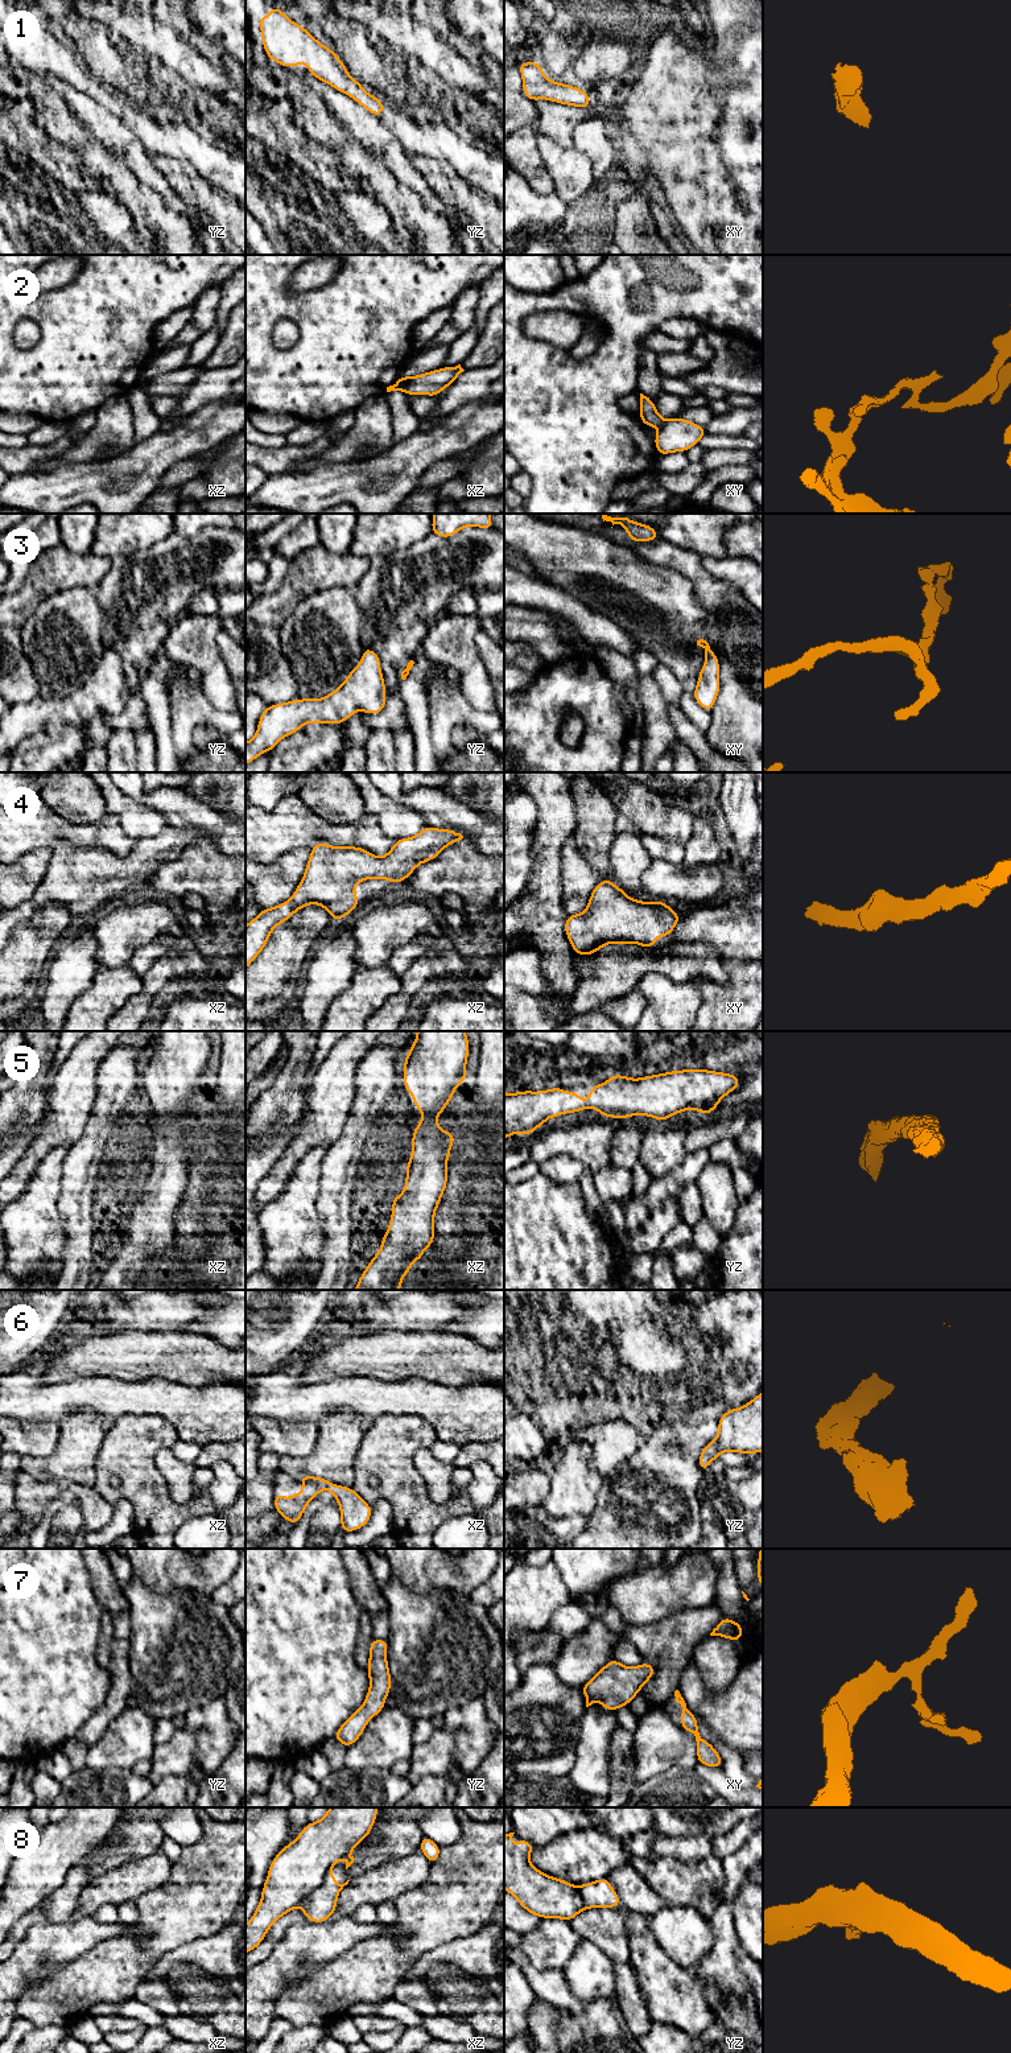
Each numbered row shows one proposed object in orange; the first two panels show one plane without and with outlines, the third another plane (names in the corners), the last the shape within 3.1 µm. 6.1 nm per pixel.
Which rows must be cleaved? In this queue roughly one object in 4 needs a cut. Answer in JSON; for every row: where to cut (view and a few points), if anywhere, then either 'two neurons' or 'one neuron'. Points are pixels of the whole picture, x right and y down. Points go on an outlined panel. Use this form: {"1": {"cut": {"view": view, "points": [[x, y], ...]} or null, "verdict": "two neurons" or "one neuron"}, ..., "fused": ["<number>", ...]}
{"1": {"cut": null, "verdict": "one neuron"}, "2": {"cut": {"view": "xz", "points": [[407, 378], [401, 390]]}, "verdict": "two neurons"}, "3": {"cut": null, "verdict": "one neuron"}, "4": {"cut": null, "verdict": "one neuron"}, "5": {"cut": null, "verdict": "one neuron"}, "6": {"cut": null, "verdict": "one neuron"}, "7": {"cut": null, "verdict": "one neuron"}, "8": {"cut": null, "verdict": "one neuron"}, "fused": ["2"]}

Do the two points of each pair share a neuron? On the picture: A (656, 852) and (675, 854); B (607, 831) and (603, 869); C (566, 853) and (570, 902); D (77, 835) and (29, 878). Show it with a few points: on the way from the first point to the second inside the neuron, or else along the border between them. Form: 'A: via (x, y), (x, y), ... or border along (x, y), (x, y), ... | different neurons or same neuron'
A: via (660, 852), (671, 852) | same neuron
B: via (602, 840), (602, 860) | same neuron
C: via (570, 865), (570, 890) | same neuron
D: border along (50, 848), (33, 848), (19, 857) | different neurons

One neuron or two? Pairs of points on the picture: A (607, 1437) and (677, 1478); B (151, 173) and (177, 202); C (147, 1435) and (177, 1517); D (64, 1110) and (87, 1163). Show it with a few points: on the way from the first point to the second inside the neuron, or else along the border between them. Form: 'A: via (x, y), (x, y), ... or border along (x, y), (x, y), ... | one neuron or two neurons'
A: border along (640, 1445), (632, 1459) | two neurons
B: via (155, 180), (170, 196) | one neuron
C: via (145, 1455), (145, 1485), (157, 1497) | one neuron
D: border along (89, 1112), (81, 1137), (70, 1147) | two neurons

